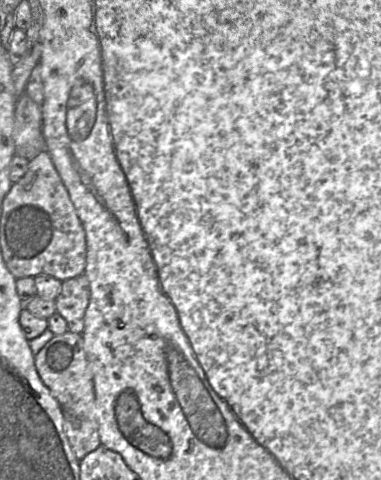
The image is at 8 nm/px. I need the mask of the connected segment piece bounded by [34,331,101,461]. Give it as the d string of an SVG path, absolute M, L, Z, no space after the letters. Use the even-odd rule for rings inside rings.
M71 331L54 335L34 359L43 384L61 406L64 433L76 458L80 461L101 445L96 419L94 382L84 350L83 336Z

